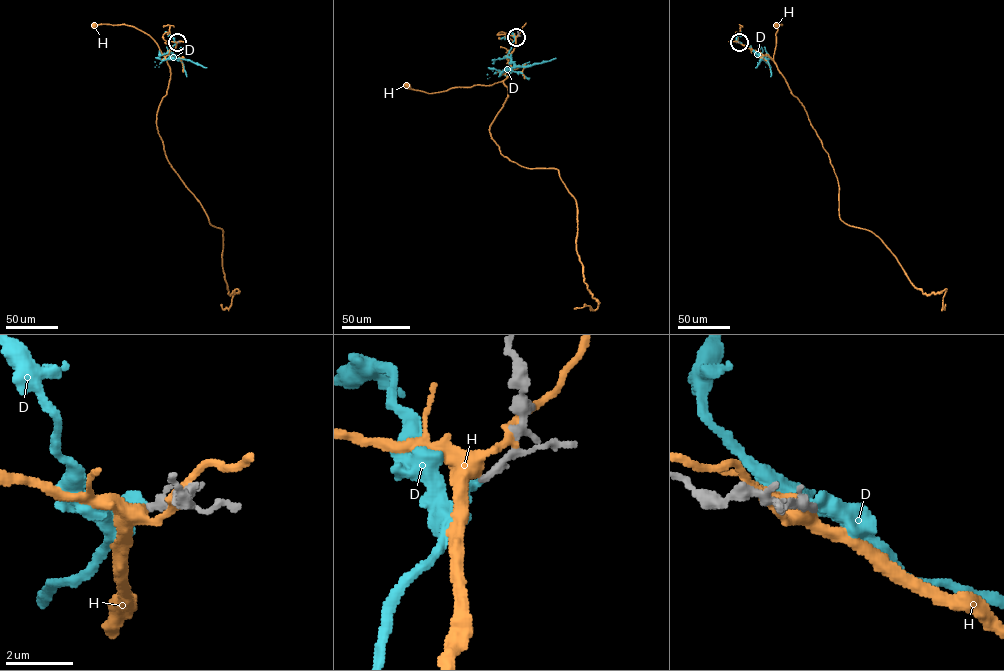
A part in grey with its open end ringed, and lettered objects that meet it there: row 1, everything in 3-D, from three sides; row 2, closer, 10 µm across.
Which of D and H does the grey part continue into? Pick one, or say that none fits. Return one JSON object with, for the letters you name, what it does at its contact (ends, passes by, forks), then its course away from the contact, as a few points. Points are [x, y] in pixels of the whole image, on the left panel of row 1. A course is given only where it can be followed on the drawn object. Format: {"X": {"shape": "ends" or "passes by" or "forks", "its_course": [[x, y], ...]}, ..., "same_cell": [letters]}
{"same_cell": []}

